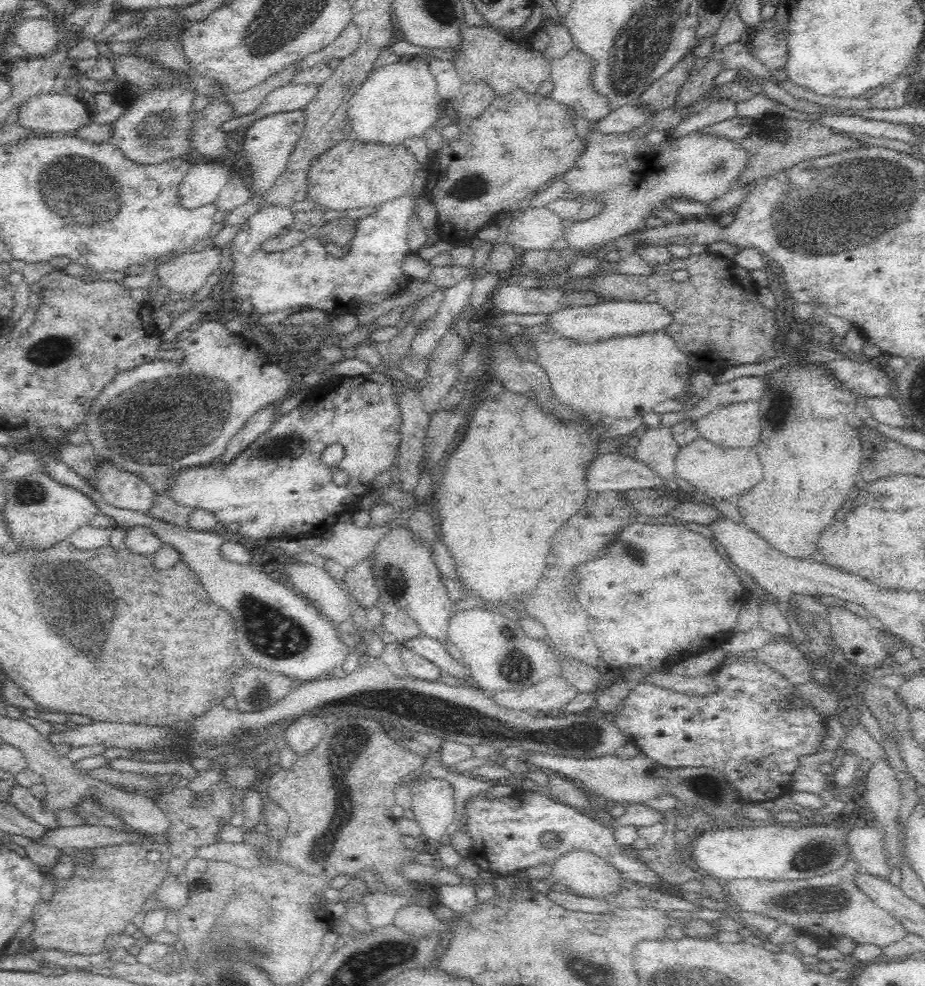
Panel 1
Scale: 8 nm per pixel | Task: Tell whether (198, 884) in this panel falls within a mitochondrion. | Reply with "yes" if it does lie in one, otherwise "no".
no

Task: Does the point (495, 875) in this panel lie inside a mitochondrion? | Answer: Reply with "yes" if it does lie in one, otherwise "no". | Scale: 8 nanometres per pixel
no

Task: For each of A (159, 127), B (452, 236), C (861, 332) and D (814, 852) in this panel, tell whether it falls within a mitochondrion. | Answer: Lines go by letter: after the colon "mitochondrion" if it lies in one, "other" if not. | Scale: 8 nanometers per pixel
A: mitochondrion
B: other
C: other
D: mitochondrion

